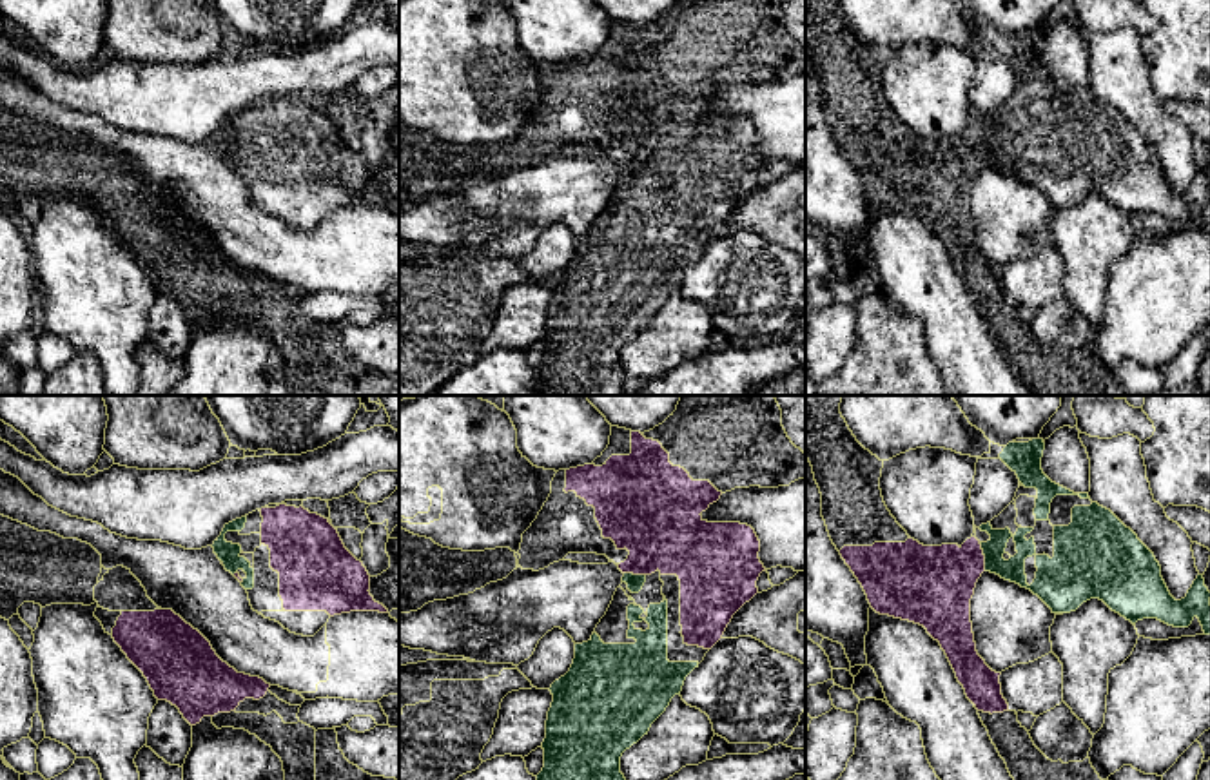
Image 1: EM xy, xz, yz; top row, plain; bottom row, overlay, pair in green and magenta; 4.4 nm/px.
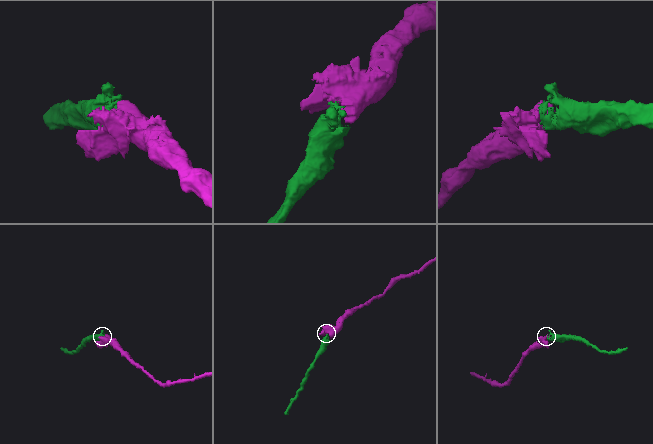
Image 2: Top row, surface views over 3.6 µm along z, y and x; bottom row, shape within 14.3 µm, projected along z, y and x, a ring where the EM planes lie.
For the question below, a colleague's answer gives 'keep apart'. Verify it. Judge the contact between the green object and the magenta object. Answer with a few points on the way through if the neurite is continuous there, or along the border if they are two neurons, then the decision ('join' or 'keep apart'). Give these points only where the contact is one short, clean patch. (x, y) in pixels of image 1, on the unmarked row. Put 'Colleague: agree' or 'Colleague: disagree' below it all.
join
Colleague: disagree

